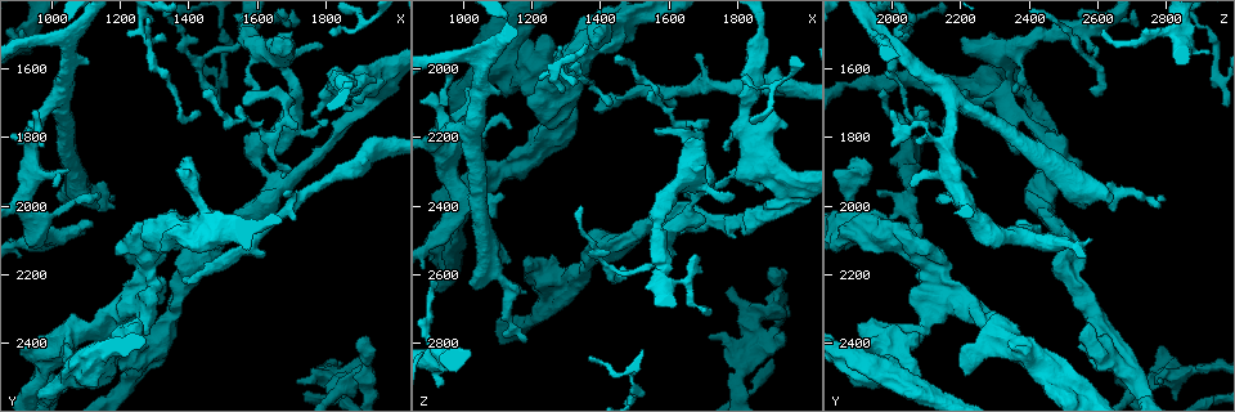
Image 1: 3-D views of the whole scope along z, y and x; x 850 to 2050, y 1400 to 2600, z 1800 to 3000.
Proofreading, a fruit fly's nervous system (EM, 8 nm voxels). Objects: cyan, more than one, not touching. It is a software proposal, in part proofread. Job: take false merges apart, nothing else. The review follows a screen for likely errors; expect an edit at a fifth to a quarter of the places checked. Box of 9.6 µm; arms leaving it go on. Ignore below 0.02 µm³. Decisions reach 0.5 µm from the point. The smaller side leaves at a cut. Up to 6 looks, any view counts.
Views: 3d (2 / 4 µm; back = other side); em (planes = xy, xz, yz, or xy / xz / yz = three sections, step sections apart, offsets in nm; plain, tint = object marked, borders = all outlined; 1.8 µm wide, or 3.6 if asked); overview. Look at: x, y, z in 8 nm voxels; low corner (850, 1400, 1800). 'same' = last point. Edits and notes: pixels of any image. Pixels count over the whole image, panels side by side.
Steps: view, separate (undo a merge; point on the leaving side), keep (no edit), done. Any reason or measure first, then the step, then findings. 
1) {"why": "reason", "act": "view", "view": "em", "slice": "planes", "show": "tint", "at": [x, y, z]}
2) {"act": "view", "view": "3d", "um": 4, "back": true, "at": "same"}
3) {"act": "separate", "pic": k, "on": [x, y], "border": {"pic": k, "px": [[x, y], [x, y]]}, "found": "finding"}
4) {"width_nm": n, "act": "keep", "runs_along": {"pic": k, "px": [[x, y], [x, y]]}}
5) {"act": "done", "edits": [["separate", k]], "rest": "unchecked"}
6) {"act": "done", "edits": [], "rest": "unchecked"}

{"why": "arms part here", "act": "view", "view": "em", "um": 3.6, "slice": "xz", "step": 16, "show": "tint", "at": [980, 2470, 2450]}

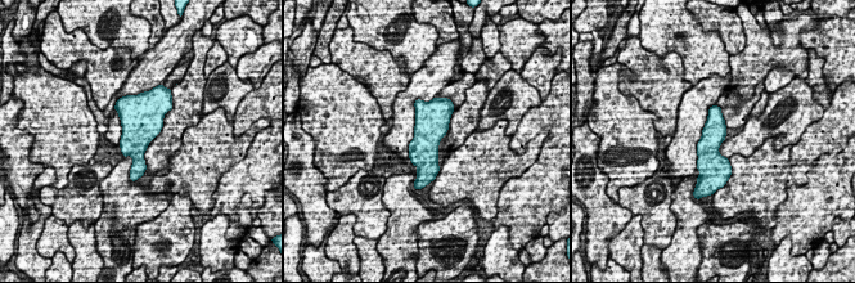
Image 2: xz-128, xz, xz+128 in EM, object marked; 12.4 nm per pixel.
{"act": "view", "view": "em", "um": 3.6, "slice": "planes", "show": "tint", "at": "same"}

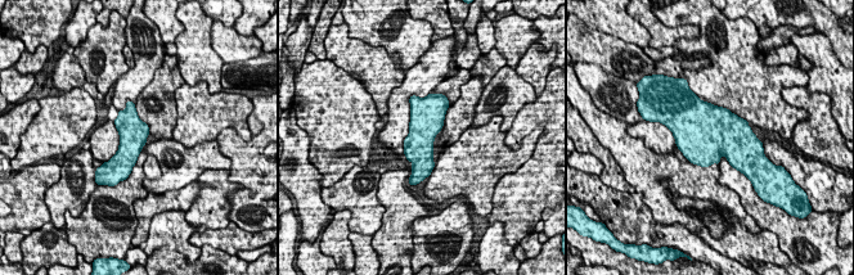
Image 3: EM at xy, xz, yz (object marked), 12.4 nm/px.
{"width_nm": 360, "act": "keep", "found": "all the same neuron"}

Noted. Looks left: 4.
{"why": "a fork", "act": "view", "view": "em", "um": 3.6, "slice": "planes", "show": "borders", "at": [1090, 1940, 2590]}

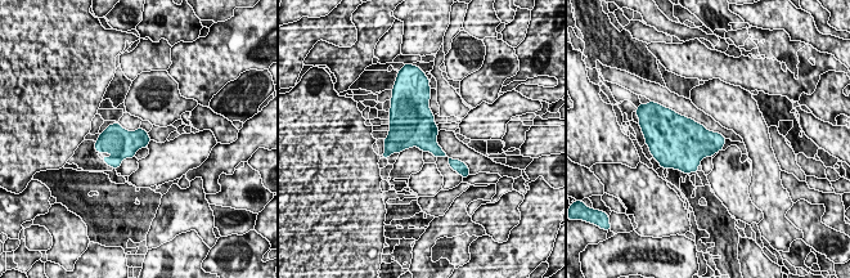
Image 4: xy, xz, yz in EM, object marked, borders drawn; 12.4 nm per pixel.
{"act": "keep", "found": "one neuron here"}

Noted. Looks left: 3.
{"why": "three arms meet", "act": "view", "view": "em", "slice": "xz", "step": 4, "show": "tint", "at": [1050, 1550, 2010]}

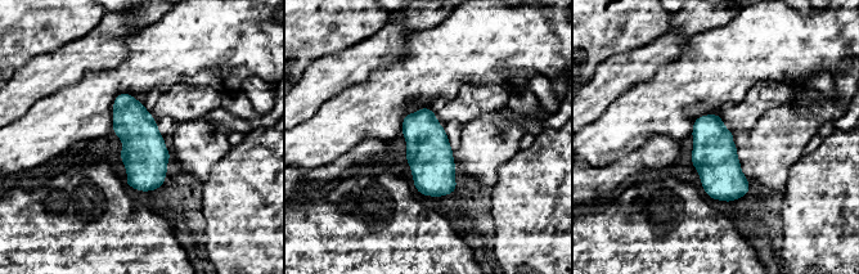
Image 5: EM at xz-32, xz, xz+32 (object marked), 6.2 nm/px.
{"act": "view", "view": "em", "slice": "planes", "show": "tint", "at": "same"}

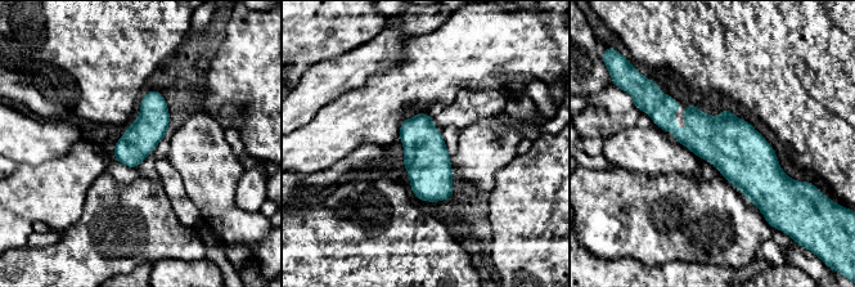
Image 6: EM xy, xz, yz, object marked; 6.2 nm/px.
{"act": "keep", "runs_along": {"pic": 6, "px": [[648, 104], [779, 184]]}, "found": "all the same neuron"}

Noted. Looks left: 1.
{"act": "done", "edits": [], "rest": "unchecked"}

